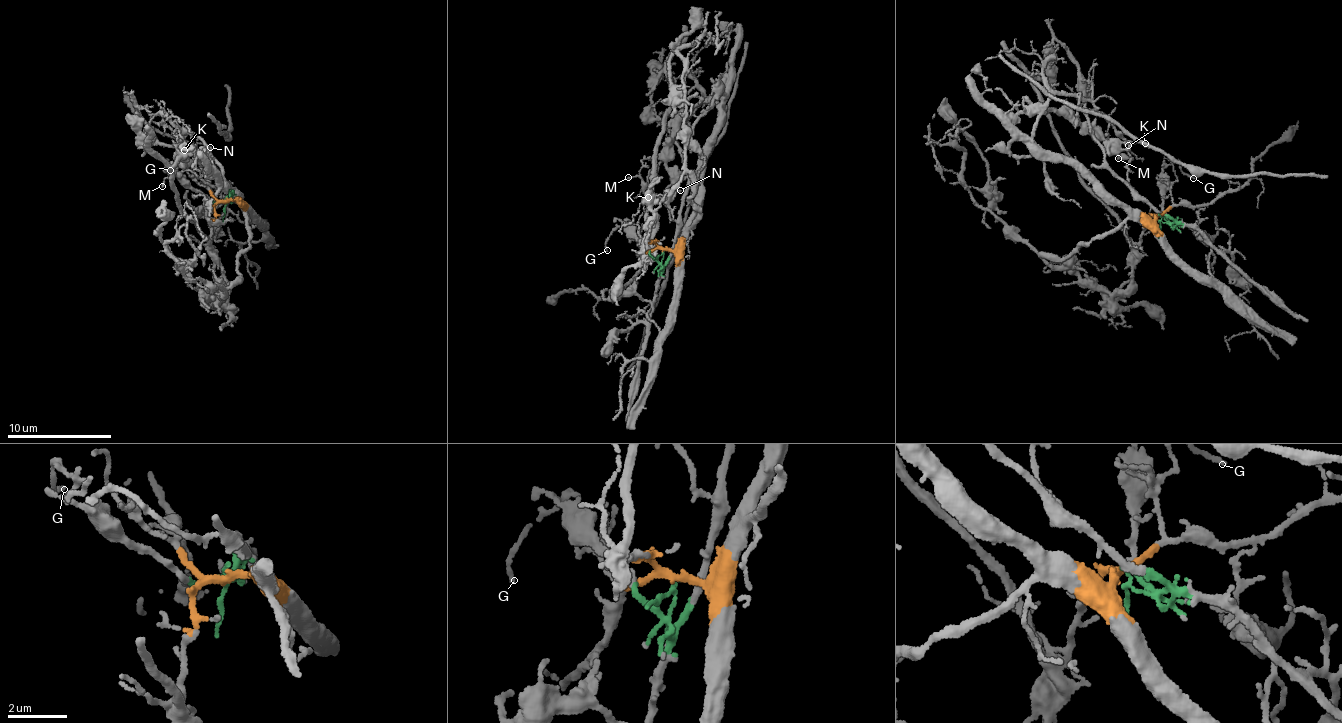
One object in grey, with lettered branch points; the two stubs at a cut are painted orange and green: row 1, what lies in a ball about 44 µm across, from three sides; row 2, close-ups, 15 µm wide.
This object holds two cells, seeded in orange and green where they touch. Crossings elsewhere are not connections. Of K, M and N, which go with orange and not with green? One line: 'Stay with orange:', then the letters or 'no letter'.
Stay with orange: K, N

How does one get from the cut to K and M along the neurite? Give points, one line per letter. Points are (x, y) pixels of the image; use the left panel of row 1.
K: (226, 202), (238, 201), (220, 186), (224, 171), (208, 154), (187, 158), (183, 148), (177, 157), (184, 149)
M: (226, 201), (234, 192), (209, 184), (187, 169), (167, 177), (161, 187)

